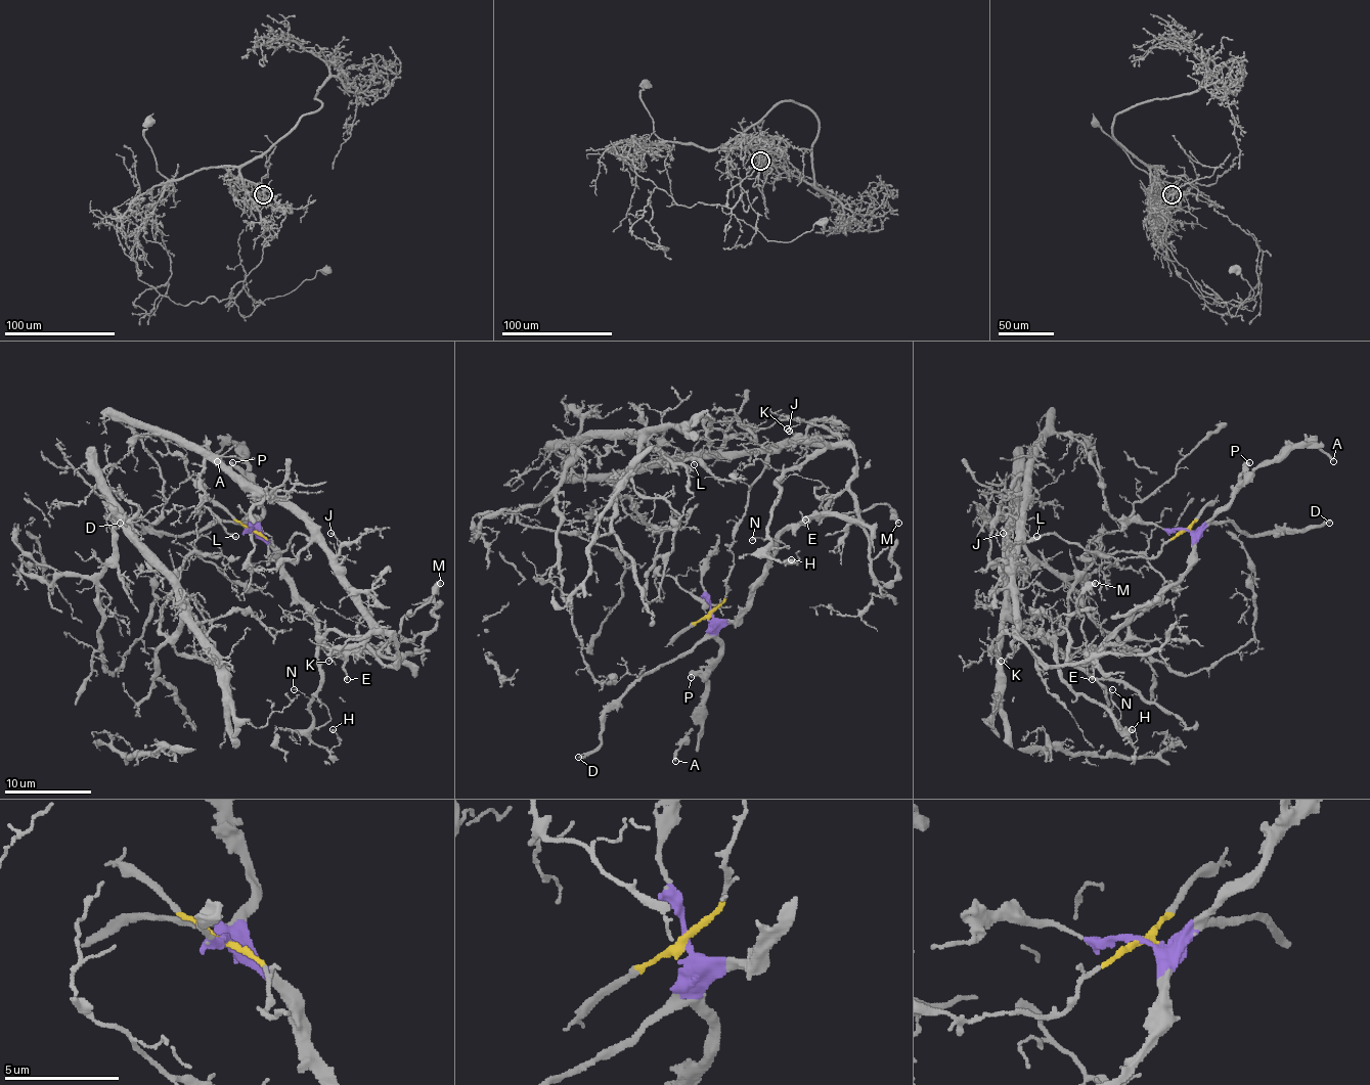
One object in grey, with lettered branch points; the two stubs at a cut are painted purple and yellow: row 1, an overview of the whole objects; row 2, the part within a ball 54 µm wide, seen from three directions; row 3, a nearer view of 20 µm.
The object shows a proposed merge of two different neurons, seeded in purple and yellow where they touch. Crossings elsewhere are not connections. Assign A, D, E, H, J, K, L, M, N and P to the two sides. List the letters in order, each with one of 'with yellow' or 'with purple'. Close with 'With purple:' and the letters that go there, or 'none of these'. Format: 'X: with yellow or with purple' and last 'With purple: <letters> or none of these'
A: with purple
D: with purple
E: with purple
H: with yellow
J: with yellow
K: with yellow
L: with yellow
M: with purple
N: with yellow
P: with purple
With purple: A, D, E, M, P

